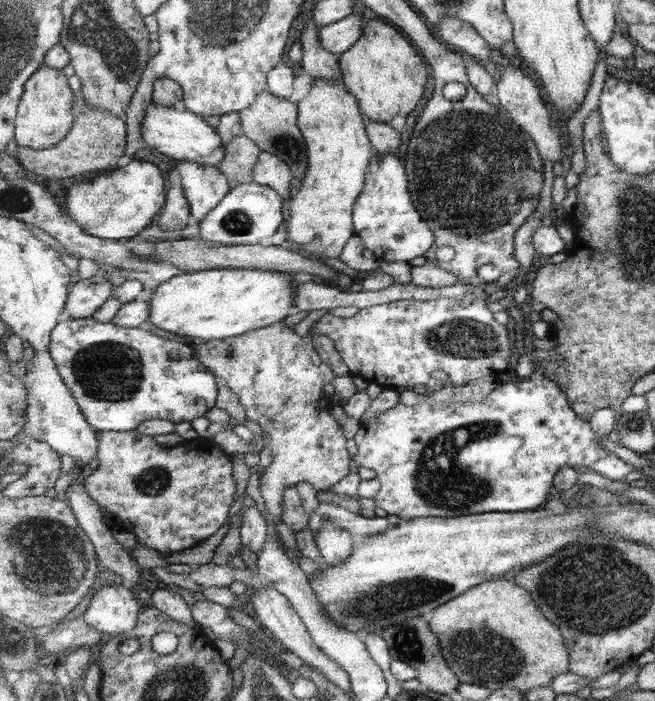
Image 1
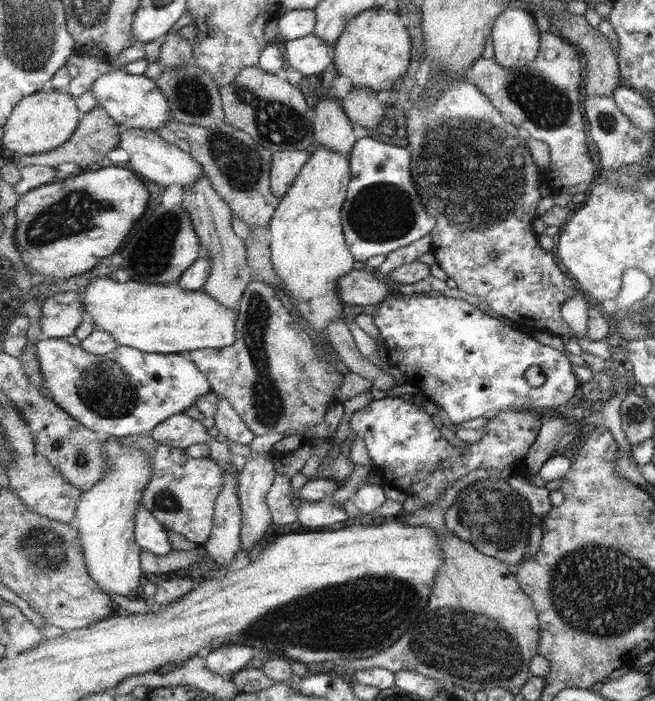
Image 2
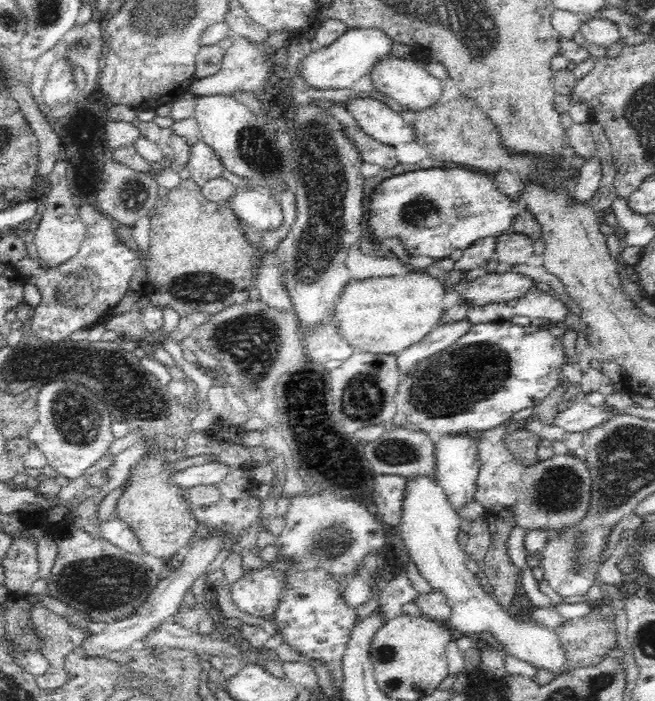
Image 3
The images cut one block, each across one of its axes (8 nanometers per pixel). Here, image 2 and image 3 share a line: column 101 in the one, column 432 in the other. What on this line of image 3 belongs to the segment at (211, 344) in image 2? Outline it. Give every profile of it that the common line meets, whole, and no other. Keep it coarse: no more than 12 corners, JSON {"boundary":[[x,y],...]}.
{"boundary":[[439,276],[356,280],[334,319],[357,352],[394,354],[438,328]]}

